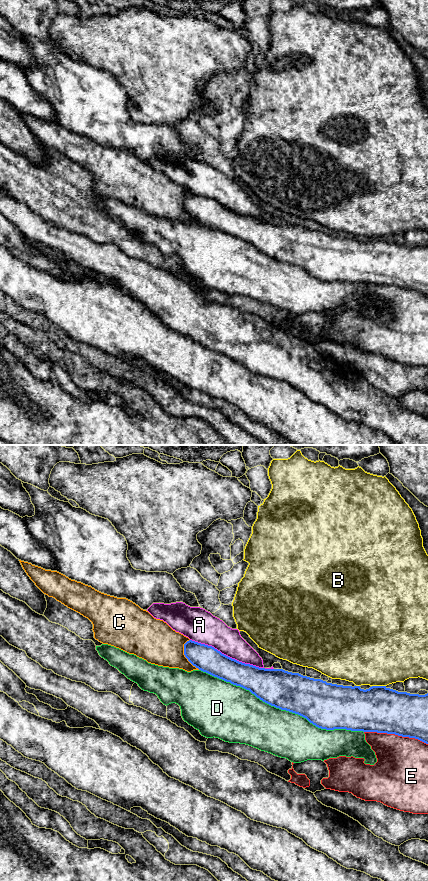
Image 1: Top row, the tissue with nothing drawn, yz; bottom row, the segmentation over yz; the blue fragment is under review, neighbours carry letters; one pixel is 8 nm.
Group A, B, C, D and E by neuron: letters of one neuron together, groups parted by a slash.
A / B / C / D / E

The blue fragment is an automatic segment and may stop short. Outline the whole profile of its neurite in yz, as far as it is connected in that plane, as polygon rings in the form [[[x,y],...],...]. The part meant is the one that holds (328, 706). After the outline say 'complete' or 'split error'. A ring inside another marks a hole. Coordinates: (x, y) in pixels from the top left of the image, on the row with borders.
[[[192,640],[184,644],[184,655],[199,670],[249,690],[263,702],[298,714],[318,728],[395,734],[428,744],[428,693],[410,694],[386,686],[372,686],[364,690],[360,686],[327,683],[283,669],[259,668]]]; complete

